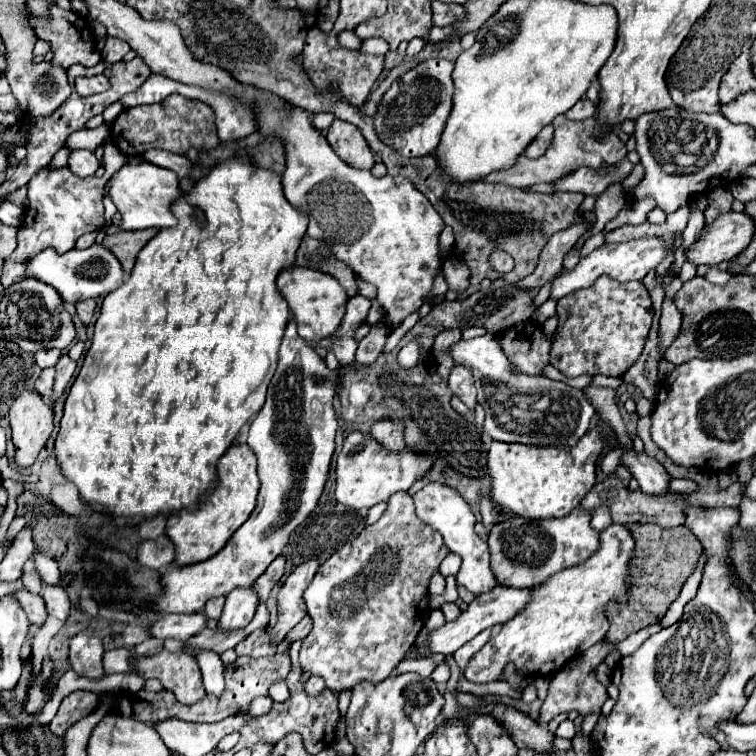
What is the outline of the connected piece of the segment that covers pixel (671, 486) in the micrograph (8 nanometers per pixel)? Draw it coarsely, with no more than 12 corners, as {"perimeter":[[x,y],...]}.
{"perimeter":[[670,479],[668,491],[694,491],[696,485],[688,479]]}

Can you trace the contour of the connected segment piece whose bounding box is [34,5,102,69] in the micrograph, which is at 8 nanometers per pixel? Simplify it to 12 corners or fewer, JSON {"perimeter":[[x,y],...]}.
{"perimeter":[[50,7],[34,35],[50,43],[52,63],[92,67],[102,61],[86,17]]}

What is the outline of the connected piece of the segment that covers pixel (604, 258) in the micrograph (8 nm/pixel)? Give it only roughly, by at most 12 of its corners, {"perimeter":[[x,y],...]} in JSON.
{"perimeter":[[660,239],[604,243],[552,281],[550,299],[600,275],[642,281],[664,257]]}

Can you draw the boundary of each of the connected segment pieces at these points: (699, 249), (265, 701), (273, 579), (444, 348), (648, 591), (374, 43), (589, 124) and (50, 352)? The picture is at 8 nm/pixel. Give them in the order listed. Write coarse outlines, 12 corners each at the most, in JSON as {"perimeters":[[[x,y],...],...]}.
{"perimeters":[[[728,211],[686,249],[692,265],[734,259],[754,235],[754,219]],[[270,697],[254,699],[242,715],[262,715],[270,711]],[[280,557],[256,579],[252,589],[260,603],[284,573],[286,559]],[[442,331],[432,346],[436,372],[448,379],[454,361],[449,350],[460,331]],[[628,527],[630,597],[608,603],[606,639],[658,623],[694,571],[688,527]],[[380,37],[363,40],[362,51],[386,55],[388,43]],[[554,119],[542,159],[520,157],[488,183],[554,183],[580,167],[616,165],[618,135],[596,139],[594,119]],[[42,349],[36,357],[38,367],[54,367],[60,359],[58,349]]]}

